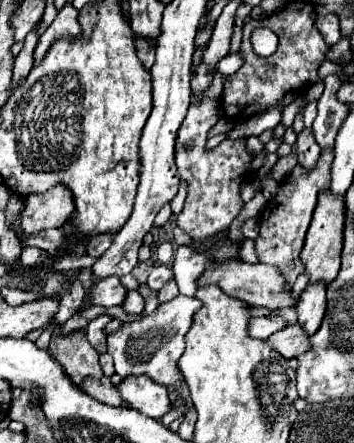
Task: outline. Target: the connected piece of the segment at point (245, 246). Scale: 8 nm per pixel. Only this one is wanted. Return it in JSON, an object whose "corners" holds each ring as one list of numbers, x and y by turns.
{"corners":[[245,238,241,244,241,248,239,251,240,258,243,261,248,263,258,263,258,257,255,252,254,241,248,238]]}

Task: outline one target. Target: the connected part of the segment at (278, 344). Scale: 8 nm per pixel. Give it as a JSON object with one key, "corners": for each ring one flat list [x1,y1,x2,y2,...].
{"corners":[[292,325,292,327,284,327,280,331,276,331,274,335,270,335,266,339,266,343,278,351,280,355,284,355,286,359,292,359,296,355,302,355,302,351,310,349,310,341,308,335,302,331,302,327]]}

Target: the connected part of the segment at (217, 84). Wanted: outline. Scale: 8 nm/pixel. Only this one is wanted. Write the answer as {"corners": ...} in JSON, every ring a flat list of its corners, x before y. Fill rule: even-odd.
{"corners":[[216,71,213,76,212,85,204,92,204,96,215,100,219,100,222,91,223,91,222,75,220,72]]}

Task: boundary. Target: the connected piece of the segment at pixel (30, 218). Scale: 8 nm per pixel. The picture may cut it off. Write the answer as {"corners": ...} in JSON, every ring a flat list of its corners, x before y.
{"corners":[[52,187,46,195,30,195,20,221,22,237,34,237,46,229,62,227,74,213,74,203,70,203,70,191,66,187]]}

